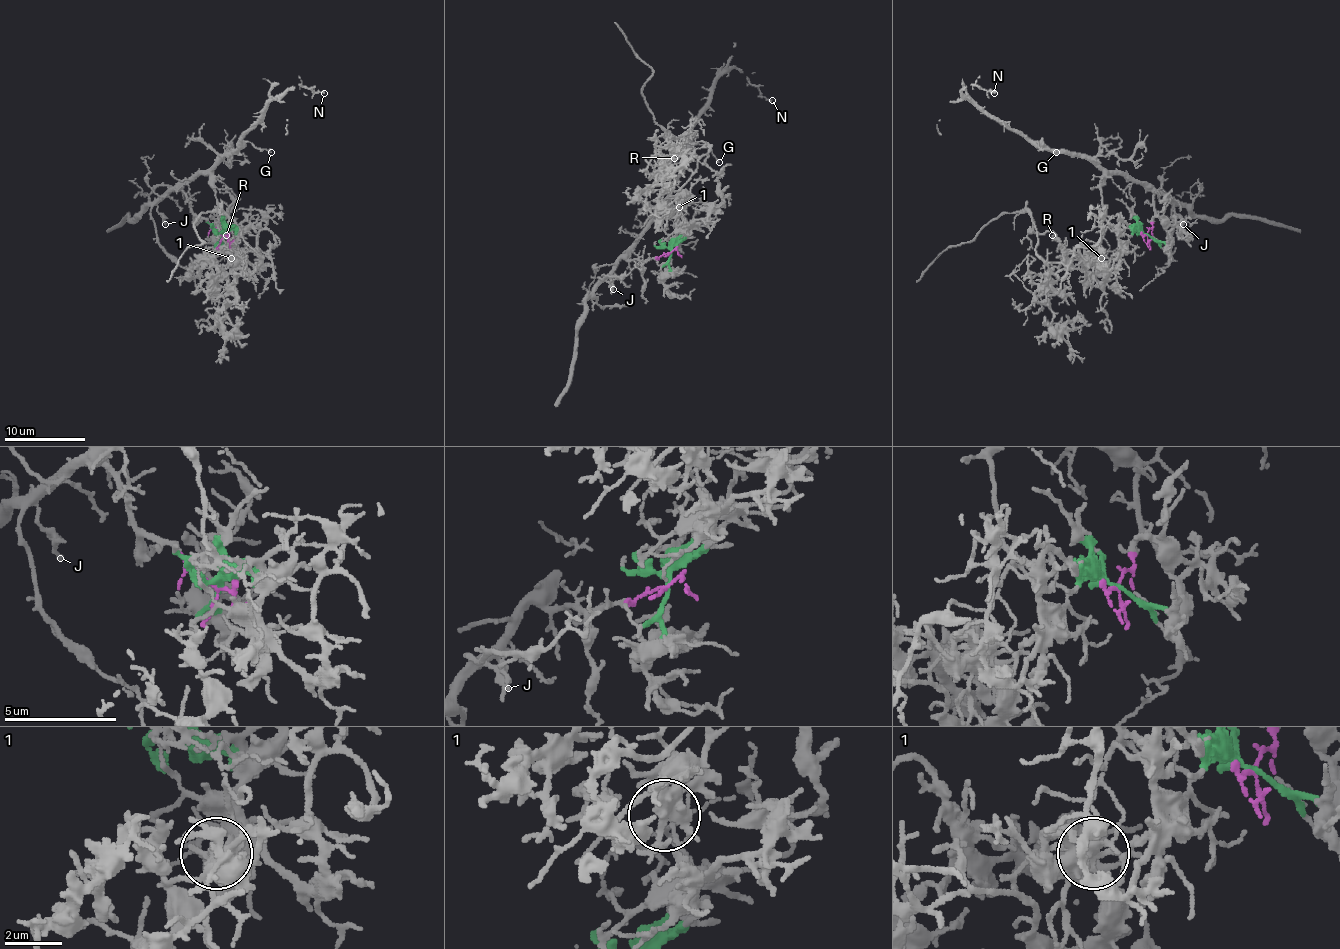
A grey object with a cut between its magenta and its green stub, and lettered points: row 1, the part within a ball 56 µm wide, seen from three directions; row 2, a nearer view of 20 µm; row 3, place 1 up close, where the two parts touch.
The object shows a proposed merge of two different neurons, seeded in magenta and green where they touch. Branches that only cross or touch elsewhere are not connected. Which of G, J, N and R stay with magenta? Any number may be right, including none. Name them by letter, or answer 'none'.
G, J, N

